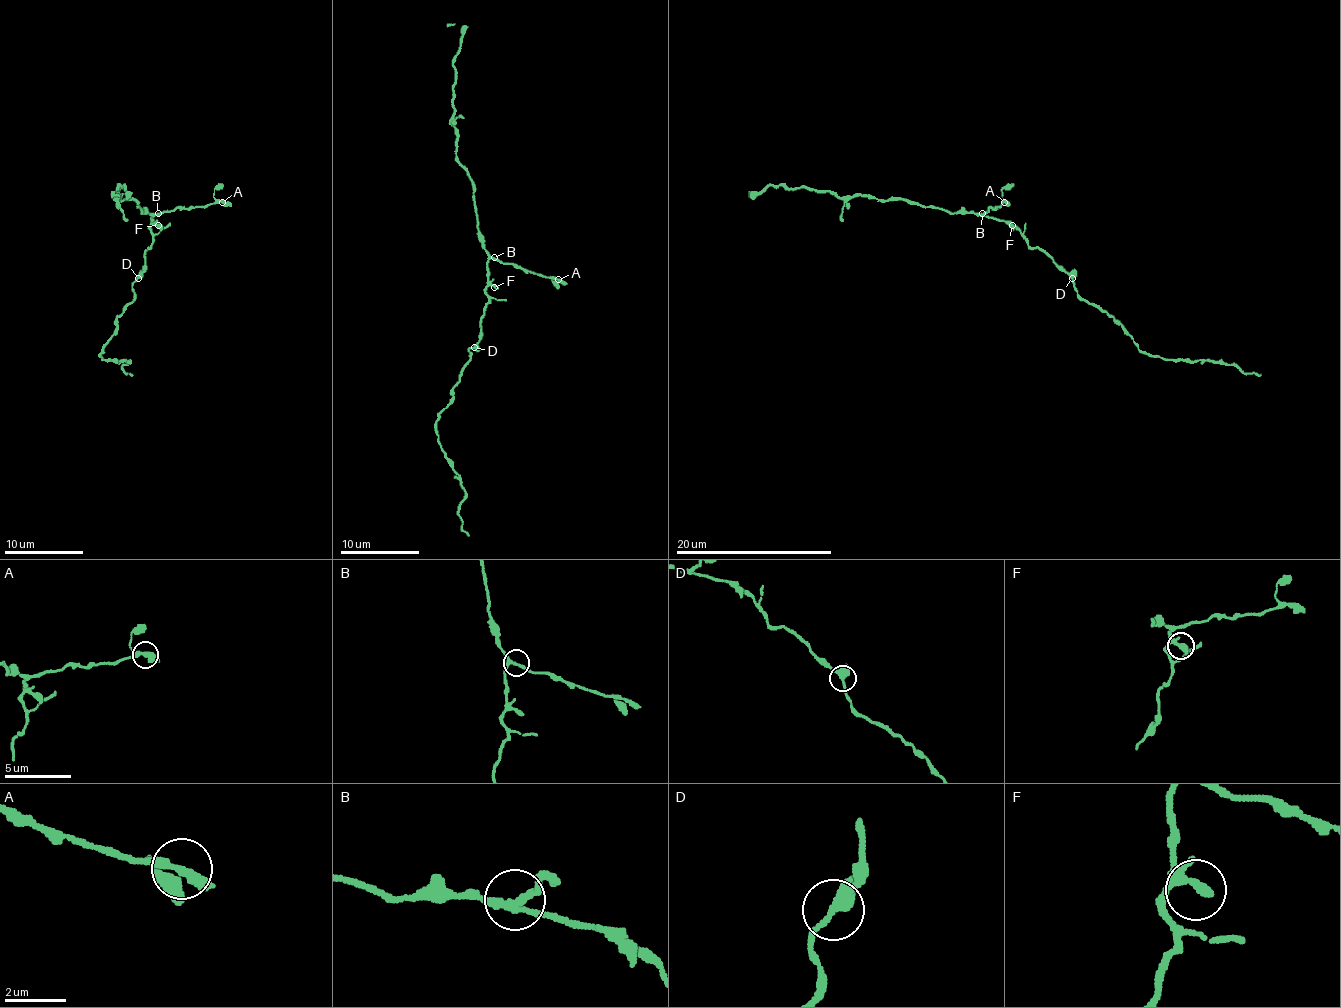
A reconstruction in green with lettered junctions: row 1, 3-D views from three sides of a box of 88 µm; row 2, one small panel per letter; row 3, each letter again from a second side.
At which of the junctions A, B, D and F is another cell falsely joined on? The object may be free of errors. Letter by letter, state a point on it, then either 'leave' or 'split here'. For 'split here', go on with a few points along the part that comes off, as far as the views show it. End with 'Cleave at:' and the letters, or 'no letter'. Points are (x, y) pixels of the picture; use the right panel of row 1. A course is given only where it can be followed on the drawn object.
A: at (1004, 202); leave
B: at (982, 213); leave
D: at (1072, 278); split here; foreign part runs (1073, 278), (1075, 290), (1104, 309), (1139, 349), (1175, 358), (1239, 366), (1245, 372), (1261, 374)
F: at (1012, 225); leave
Cleave at: D

